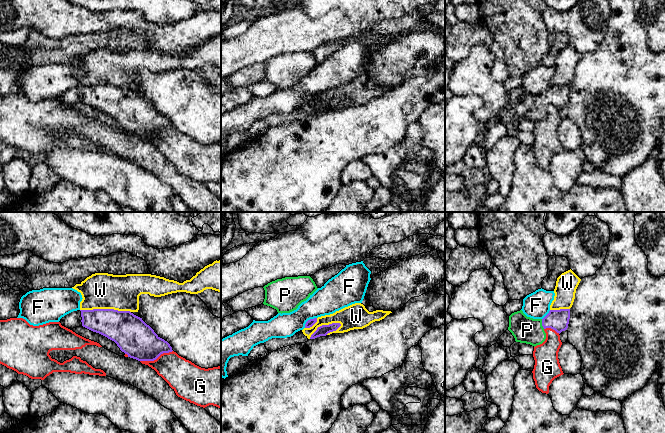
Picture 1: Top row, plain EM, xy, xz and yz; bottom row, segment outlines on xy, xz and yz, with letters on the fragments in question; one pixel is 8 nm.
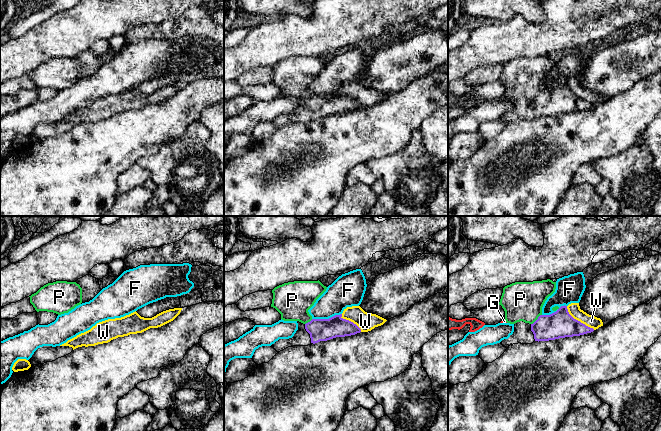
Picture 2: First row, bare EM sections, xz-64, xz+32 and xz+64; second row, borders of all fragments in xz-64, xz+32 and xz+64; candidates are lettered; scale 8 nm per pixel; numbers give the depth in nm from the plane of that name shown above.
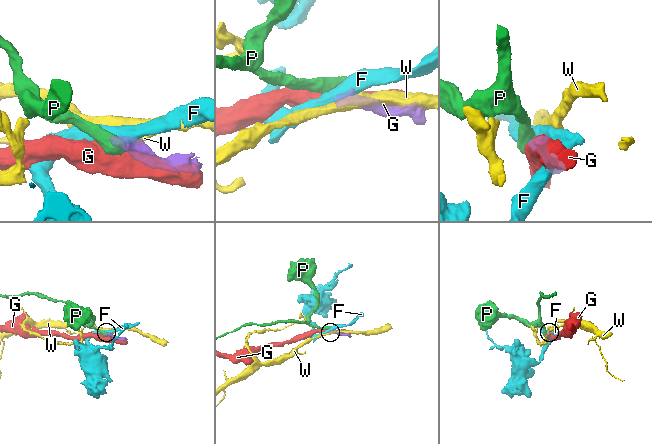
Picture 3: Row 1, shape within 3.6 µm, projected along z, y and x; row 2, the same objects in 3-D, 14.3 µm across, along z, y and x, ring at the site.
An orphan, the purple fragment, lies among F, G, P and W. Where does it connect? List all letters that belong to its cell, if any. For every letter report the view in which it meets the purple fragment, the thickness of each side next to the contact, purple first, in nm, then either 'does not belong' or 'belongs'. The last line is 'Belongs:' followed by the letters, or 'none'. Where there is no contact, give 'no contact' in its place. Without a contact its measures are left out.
F: contact in xz; calibres 60 and 240 nm; does not belong
G: contact in xy; calibres 300 and 260 nm; does not belong
P: contact in yz; calibres 170 and 220 nm; belongs
W: contact in xy; calibres 280 and 280 nm; does not belong
Belongs: P

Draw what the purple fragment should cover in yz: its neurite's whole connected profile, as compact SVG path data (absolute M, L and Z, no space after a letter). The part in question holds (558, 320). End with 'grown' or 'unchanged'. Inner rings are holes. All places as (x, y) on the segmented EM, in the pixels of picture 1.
M570 309L550 310L543 319L527 317L522 310L509 316L508 330L516 342L537 346L546 339L546 328L551 328L557 333L567 330L570 319Z; grown

